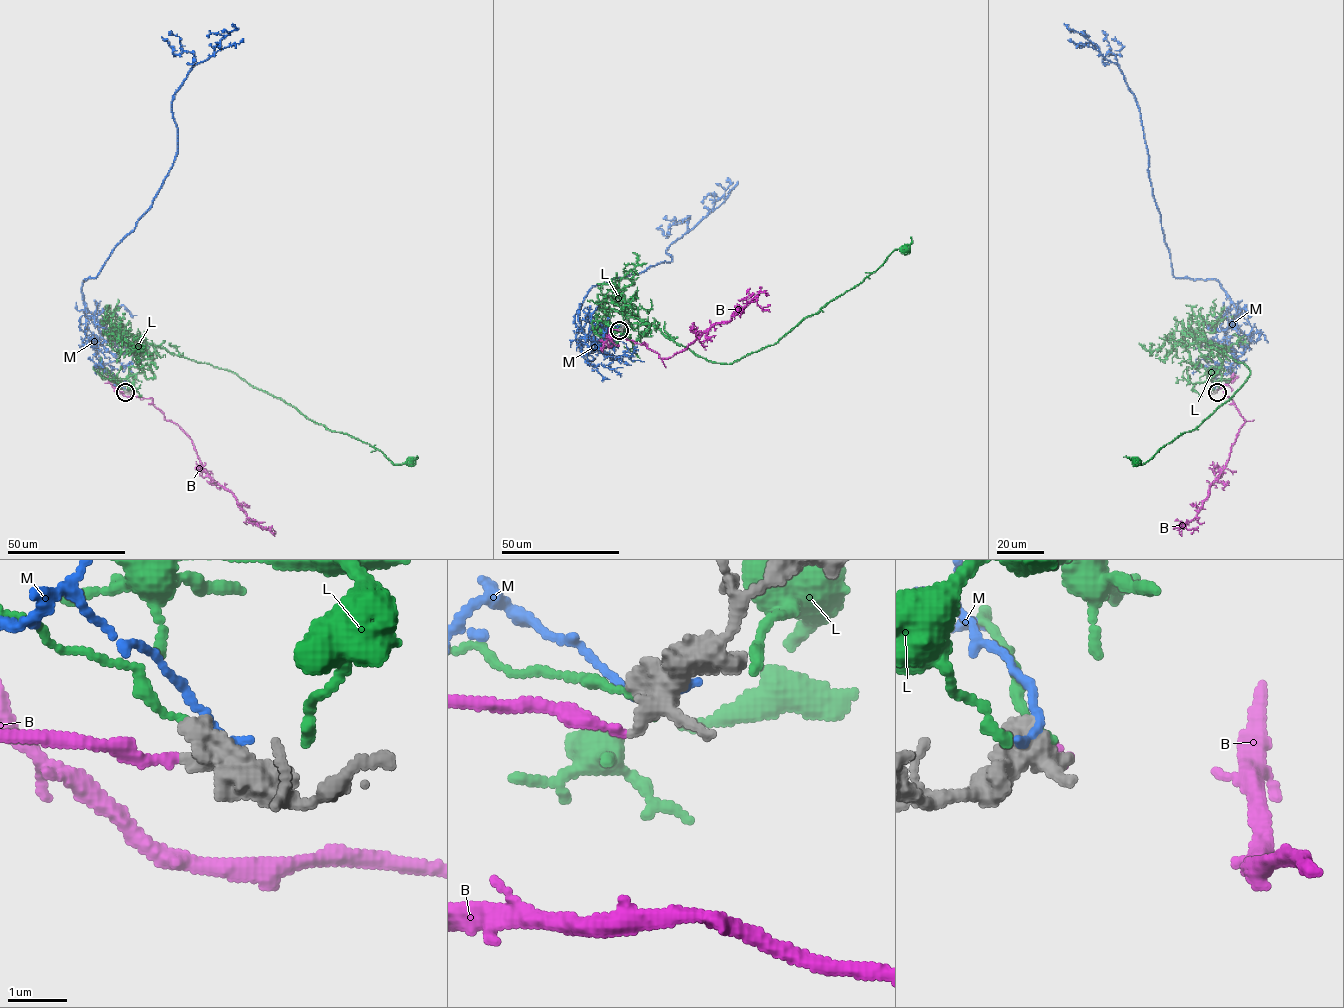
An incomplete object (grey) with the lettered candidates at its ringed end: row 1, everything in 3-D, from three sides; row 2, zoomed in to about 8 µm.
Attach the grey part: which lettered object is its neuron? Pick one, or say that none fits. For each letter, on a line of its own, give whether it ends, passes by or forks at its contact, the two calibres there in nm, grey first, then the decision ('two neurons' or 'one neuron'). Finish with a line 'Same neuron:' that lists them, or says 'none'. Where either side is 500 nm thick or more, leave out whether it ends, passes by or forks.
B: it ends | 280/170 nm | one neuron
L: it ends | 440/120 nm | two neurons
M: it ends | 480/120 nm | two neurons
Same neuron: B

